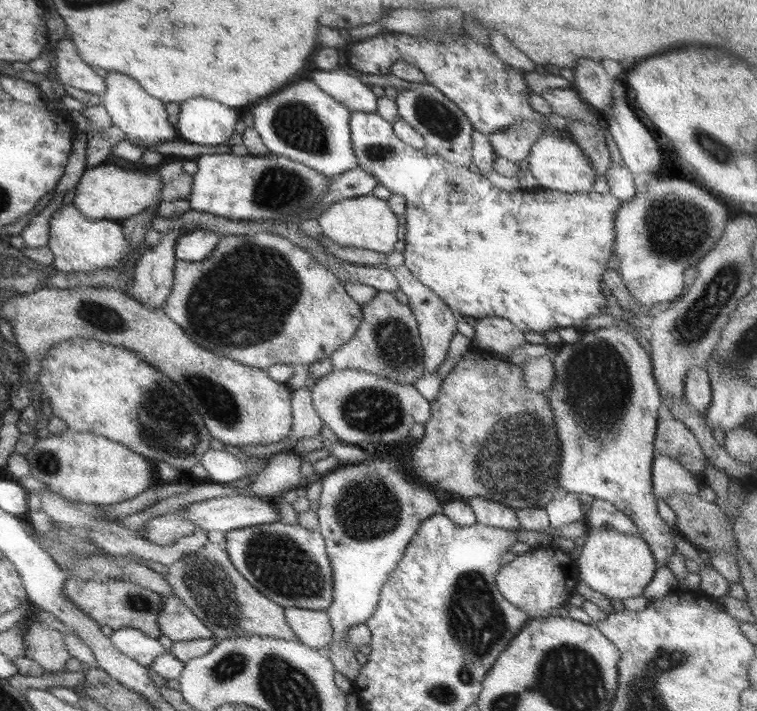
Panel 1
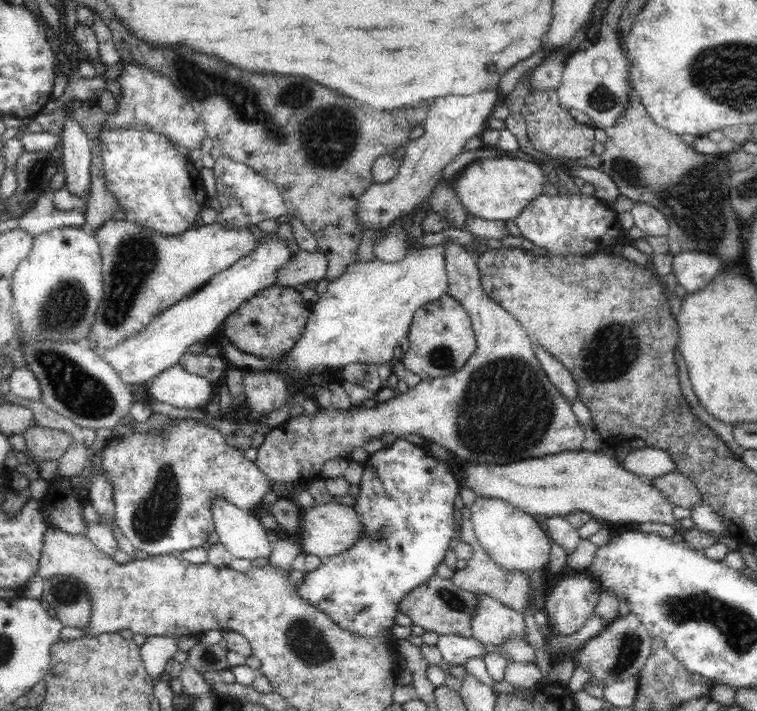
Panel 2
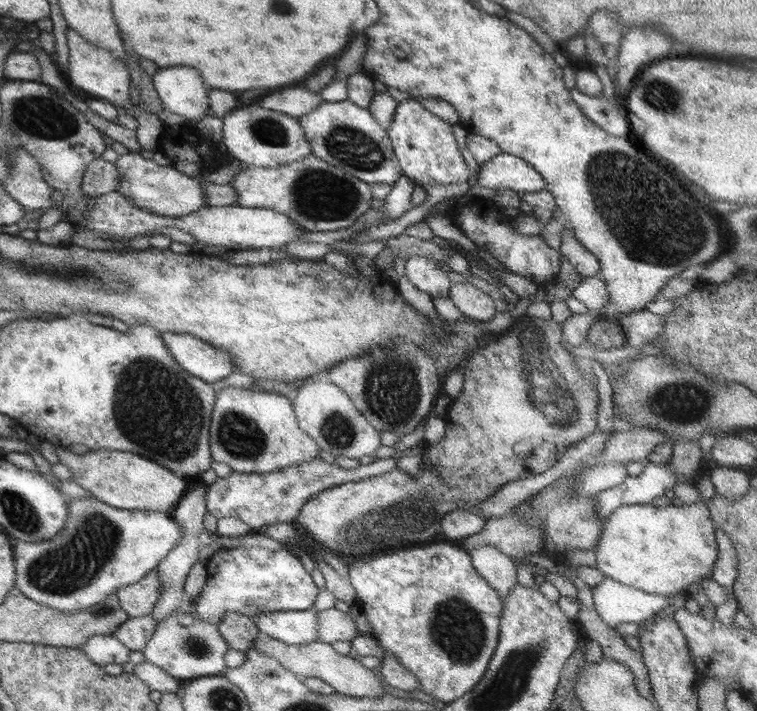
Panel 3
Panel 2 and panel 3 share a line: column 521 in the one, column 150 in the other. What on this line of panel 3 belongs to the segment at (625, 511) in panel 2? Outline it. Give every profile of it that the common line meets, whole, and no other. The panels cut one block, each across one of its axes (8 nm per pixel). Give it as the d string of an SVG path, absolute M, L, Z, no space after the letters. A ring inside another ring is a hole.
M55 447L58 463L71 472L70 481L93 495L93 499L119 510L171 512L177 501L187 492L184 477L149 462L137 454L115 450L97 450L83 456L72 454L67 448Z

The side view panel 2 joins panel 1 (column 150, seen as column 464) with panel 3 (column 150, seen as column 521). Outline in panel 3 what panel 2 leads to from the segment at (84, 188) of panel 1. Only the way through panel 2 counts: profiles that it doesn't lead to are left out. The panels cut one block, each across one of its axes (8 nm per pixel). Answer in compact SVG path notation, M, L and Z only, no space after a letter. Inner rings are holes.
M128 152L116 156L114 160L119 174L119 187L116 191L123 194L129 202L133 202L133 206L153 215L174 218L186 216L206 206L198 177L188 177L173 166L159 166L141 152Z

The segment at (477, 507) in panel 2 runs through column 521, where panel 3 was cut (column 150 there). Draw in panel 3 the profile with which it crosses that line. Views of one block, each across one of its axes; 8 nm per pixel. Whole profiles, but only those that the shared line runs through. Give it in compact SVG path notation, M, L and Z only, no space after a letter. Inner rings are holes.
M68 499L65 524L49 540L15 542L13 545L16 560L16 587L39 605L45 605L65 613L75 613L89 605L105 600L125 586L139 582L147 572L155 569L158 563L179 544L183 531L173 519L171 512L119 510L107 506L97 499Z

